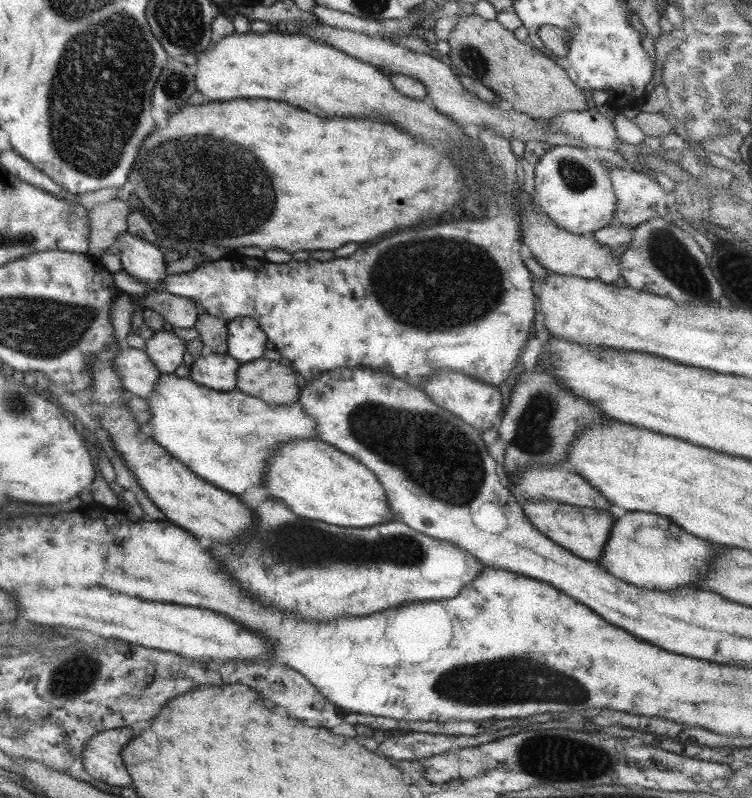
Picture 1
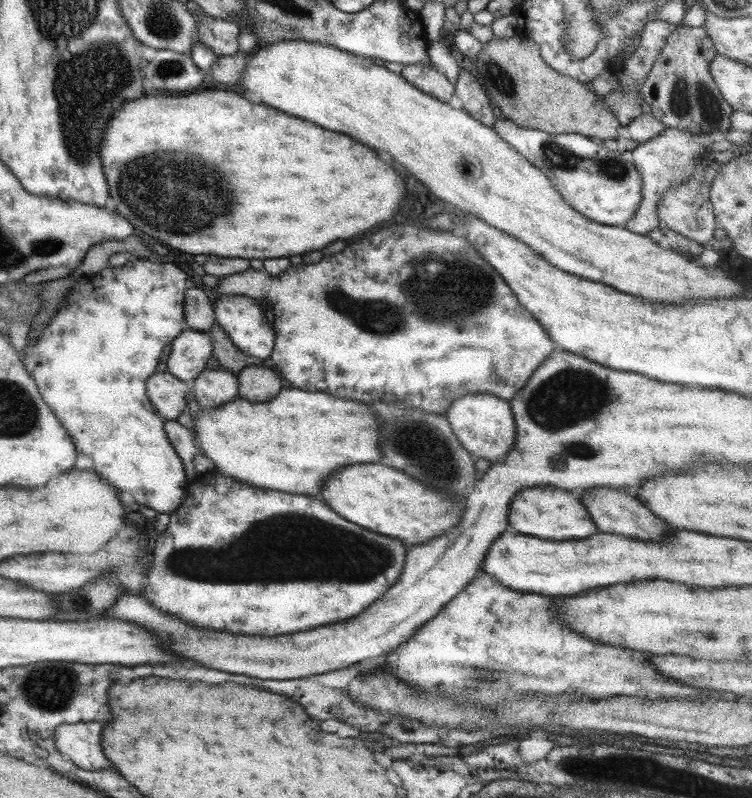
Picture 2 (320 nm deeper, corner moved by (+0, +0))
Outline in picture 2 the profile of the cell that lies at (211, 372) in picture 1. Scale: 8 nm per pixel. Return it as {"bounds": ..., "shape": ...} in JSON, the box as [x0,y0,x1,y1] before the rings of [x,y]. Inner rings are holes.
{"bounds":[190,369,238,410],"shape":[[[203,369],[190,383],[192,396],[202,410],[213,410],[238,396],[236,375],[218,369]]]}

